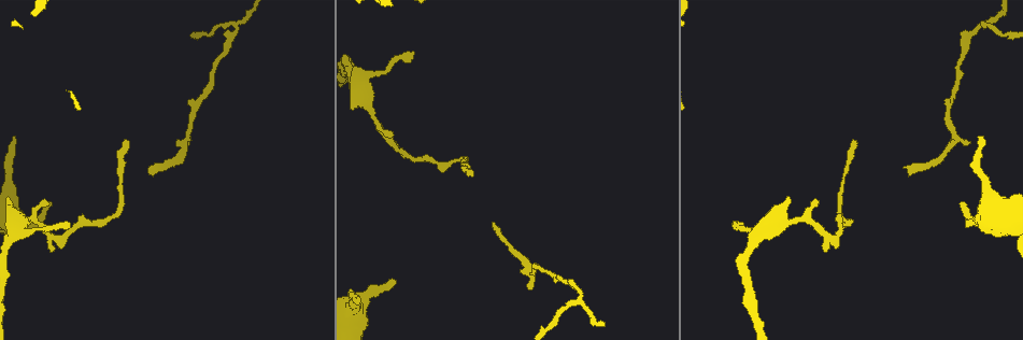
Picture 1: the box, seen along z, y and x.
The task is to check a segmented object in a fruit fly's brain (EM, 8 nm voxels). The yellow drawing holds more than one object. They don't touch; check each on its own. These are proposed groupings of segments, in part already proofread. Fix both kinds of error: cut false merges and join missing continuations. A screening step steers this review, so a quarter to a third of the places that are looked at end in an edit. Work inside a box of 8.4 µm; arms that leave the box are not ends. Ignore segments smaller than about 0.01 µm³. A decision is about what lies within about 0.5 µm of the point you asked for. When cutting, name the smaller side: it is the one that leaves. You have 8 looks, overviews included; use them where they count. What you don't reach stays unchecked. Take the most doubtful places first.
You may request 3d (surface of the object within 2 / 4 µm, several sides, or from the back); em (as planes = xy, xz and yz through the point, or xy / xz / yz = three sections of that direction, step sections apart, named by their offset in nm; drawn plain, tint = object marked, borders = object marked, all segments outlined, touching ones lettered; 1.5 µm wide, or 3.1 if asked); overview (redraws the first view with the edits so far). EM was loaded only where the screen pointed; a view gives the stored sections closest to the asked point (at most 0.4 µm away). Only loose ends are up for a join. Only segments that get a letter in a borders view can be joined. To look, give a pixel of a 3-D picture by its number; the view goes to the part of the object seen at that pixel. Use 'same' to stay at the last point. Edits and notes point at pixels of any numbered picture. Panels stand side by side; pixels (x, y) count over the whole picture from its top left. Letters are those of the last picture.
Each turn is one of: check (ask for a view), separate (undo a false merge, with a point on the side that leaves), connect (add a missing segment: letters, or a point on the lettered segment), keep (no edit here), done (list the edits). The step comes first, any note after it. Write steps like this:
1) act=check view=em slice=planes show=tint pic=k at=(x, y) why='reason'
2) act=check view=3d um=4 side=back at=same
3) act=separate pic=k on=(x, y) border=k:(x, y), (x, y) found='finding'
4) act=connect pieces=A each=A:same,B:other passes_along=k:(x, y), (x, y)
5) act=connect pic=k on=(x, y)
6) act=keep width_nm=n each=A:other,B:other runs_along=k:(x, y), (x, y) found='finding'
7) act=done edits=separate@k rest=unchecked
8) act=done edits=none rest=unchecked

act=check view=em slice=planes show=borders pic=1 at=(393, 280)

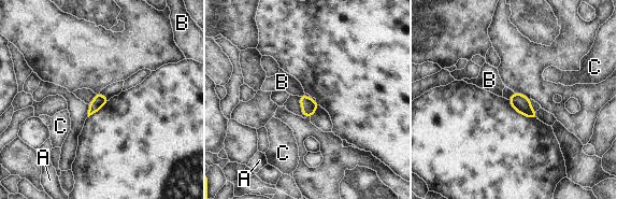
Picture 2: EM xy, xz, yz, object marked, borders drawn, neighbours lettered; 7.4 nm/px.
act=keep each=A:other,B:other,C:other border=2:(304, 93), (299, 96) found='no lettered segment goes on from it'

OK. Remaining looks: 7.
act=check view=em slice=xz step=4 show=borders pic=1 at=(150, 168) why='free end'

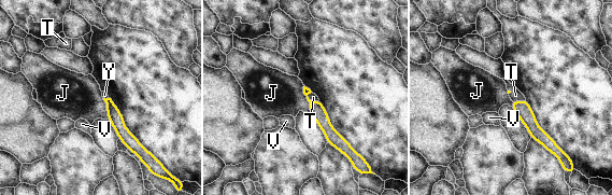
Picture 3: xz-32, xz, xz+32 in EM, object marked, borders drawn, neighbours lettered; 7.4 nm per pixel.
act=check view=em slice=yz step=4 show=borders at=same why='cut it another way'

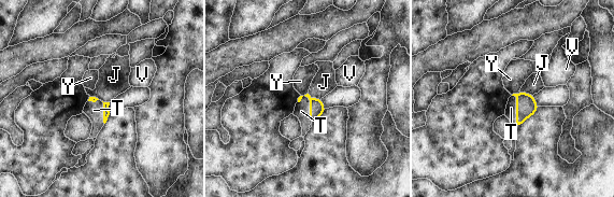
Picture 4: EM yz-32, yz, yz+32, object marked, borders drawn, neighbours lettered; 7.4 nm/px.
act=connect pieces=T each=J:other,T:same,V:other,Y:other passes_along=4:(316, 108), (310, 110), (301, 111) found='it goes on there'

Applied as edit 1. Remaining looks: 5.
act=check view=overview why='redraw'

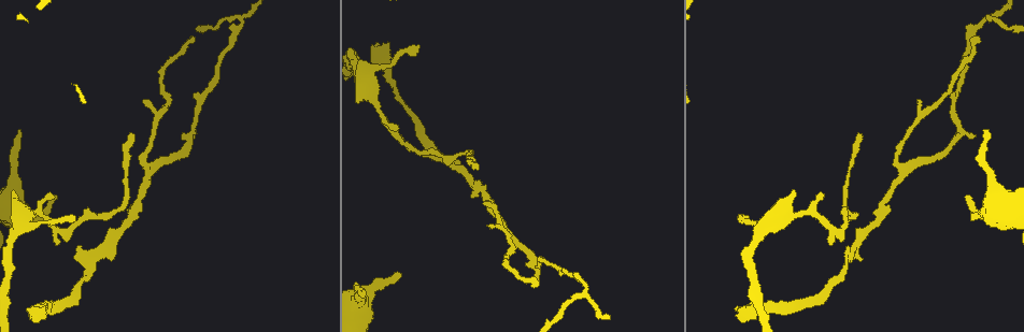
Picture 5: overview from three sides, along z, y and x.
act=check view=3d um=2 pic=5 at=(72, 217) why='free end'

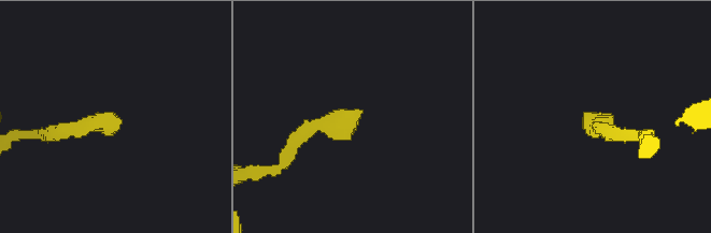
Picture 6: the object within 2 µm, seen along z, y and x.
act=check view=em slice=yz step=8 show=borders pic=6 at=(119, 120)

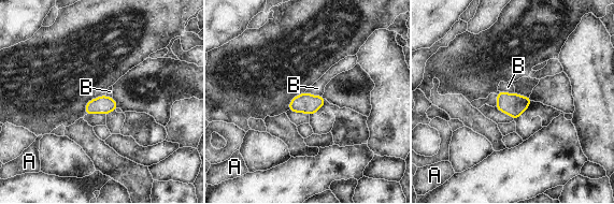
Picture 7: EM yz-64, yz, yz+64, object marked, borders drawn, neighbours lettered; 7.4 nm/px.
act=check view=em slice=planes show=borders at=same why='another direction'

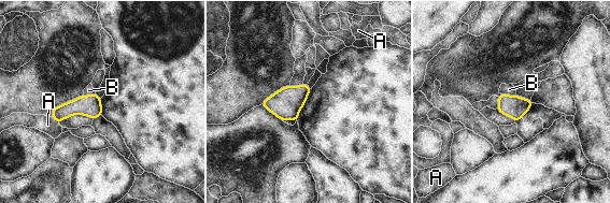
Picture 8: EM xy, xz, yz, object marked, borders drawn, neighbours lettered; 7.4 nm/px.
act=keep width_nm=160 each=A:other,B:other found='none of them fits'

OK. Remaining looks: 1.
act=done edits=connect@4 rest=unchecked

